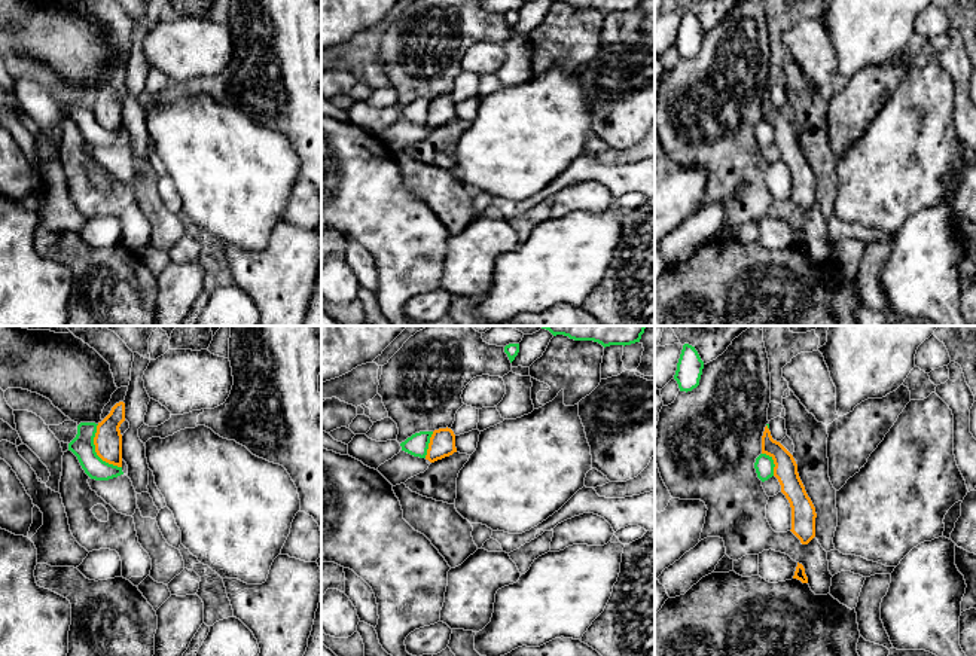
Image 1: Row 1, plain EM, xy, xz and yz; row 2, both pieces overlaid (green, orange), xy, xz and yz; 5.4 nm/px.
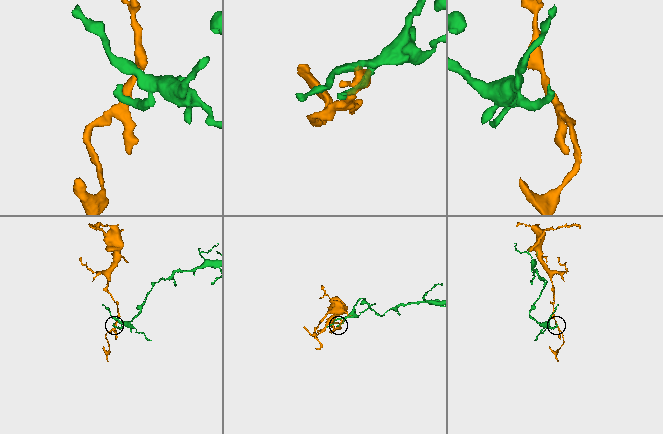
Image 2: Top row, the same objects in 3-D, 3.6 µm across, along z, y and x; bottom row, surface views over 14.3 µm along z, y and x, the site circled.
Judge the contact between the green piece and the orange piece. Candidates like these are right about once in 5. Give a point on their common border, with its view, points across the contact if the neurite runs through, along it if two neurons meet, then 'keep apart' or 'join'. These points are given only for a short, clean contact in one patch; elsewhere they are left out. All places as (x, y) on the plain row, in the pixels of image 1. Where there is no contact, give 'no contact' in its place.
xy (94, 118) | along xy (97, 91), (94, 103), (95, 119), (103, 127), (121, 134) | keep apart

